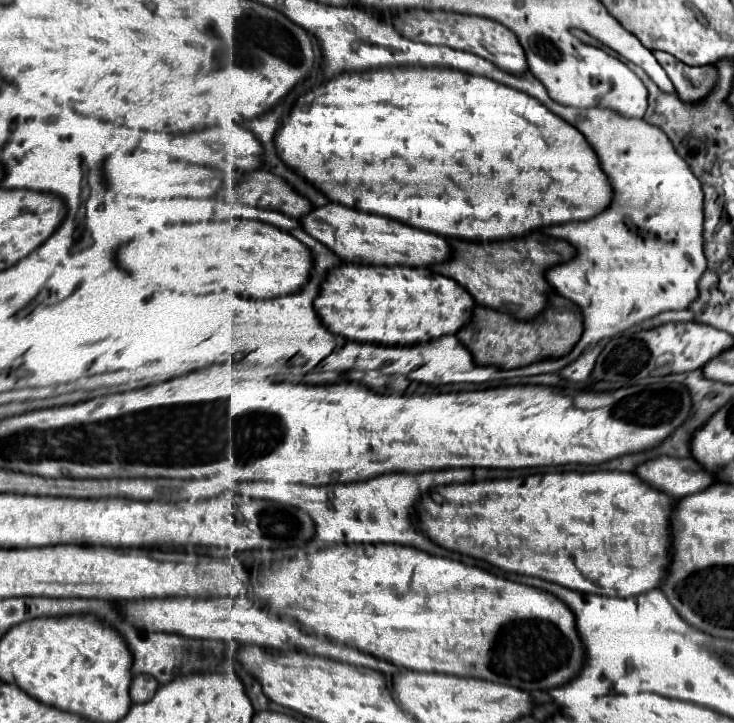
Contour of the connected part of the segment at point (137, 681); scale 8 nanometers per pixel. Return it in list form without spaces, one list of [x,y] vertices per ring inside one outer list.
[[[139,674],[133,678],[131,682],[131,700],[135,704],[141,704],[141,702],[147,702],[153,698],[153,694],[157,692],[159,684],[153,676],[147,676],[147,674]]]

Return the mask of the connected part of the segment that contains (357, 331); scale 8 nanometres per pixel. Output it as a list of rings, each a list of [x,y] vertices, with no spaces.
[[[341,264],[329,272],[329,278],[321,286],[321,294],[315,300],[315,310],[323,324],[333,332],[357,342],[371,342],[381,346],[411,346],[419,342],[437,340],[437,336],[457,334],[467,316],[471,316],[475,300],[455,280],[433,272],[431,268],[409,266],[367,266],[367,264]]]

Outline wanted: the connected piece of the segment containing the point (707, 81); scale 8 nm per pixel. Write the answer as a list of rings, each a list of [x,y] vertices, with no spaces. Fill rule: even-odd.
[[[653,52],[653,56],[659,60],[663,70],[671,78],[677,94],[685,102],[701,100],[711,90],[711,84],[717,80],[717,70],[713,66],[691,68],[667,52]]]

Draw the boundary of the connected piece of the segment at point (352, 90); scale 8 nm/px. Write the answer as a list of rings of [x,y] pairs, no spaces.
[[[375,68],[367,72],[353,72],[353,74],[341,74],[335,80],[325,82],[323,86],[317,86],[315,90],[307,92],[299,98],[299,102],[293,106],[289,116],[285,118],[281,130],[275,136],[279,158],[295,170],[299,176],[303,176],[307,182],[315,184],[329,200],[345,204],[349,208],[359,208],[363,212],[375,212],[379,216],[387,216],[393,220],[399,220],[403,224],[447,236],[467,242],[483,242],[483,240],[511,240],[525,236],[533,230],[557,226],[563,222],[581,222],[591,220],[597,216],[597,212],[603,212],[607,204],[611,204],[615,190],[611,186],[609,176],[603,172],[599,156],[595,156],[595,150],[587,144],[585,136],[571,124],[567,124],[563,118],[555,116],[551,110],[543,108],[539,100],[527,96],[525,92],[513,90],[505,84],[499,84],[495,80],[473,76],[455,68]]]

